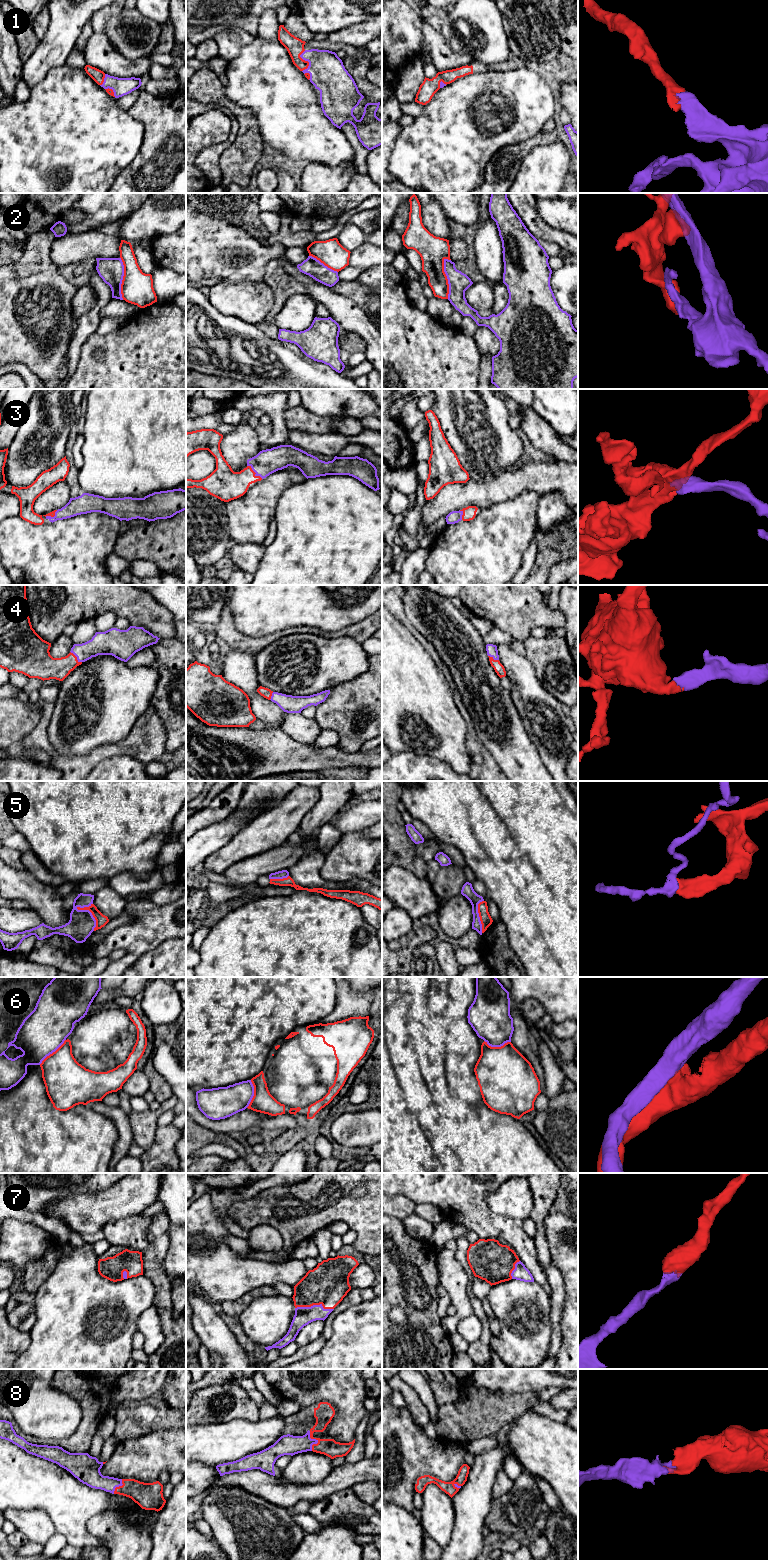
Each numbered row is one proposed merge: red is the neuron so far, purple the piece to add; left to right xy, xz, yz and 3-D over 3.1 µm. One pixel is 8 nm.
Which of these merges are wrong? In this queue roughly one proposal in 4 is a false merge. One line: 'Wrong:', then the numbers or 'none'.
Wrong: 2, 5

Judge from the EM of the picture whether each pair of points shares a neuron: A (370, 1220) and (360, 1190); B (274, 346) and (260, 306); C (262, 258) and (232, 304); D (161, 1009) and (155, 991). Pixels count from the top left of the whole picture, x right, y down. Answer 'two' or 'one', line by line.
A: two
B: two
C: two
D: one

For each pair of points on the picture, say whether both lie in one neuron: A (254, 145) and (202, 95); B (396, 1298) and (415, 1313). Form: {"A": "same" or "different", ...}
{"A": "same", "B": "same"}

